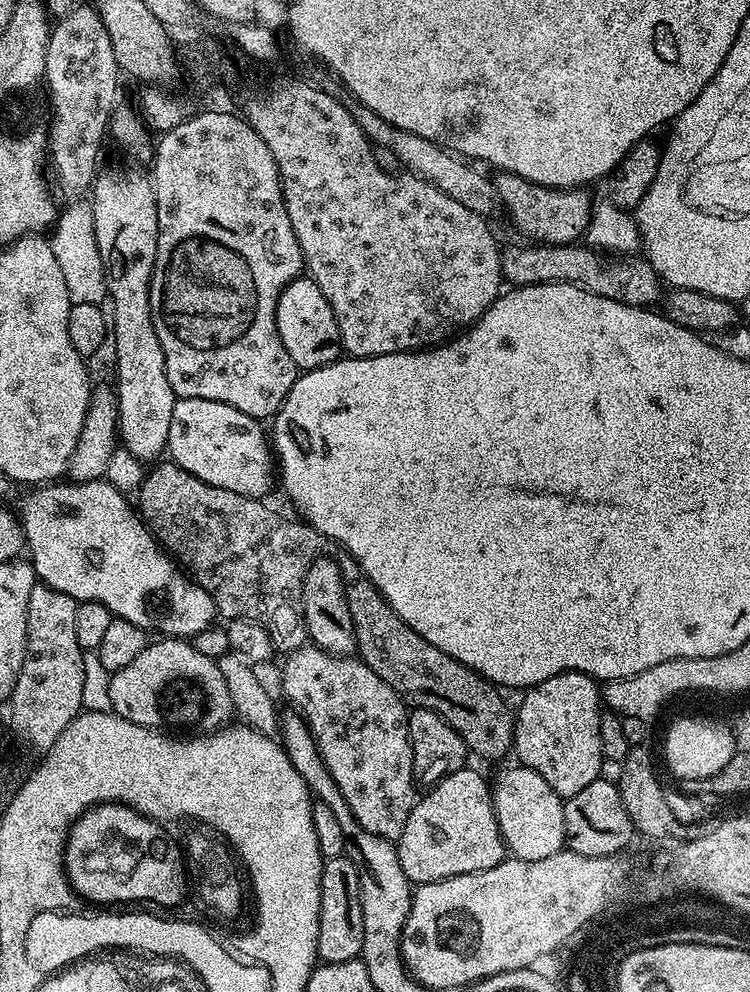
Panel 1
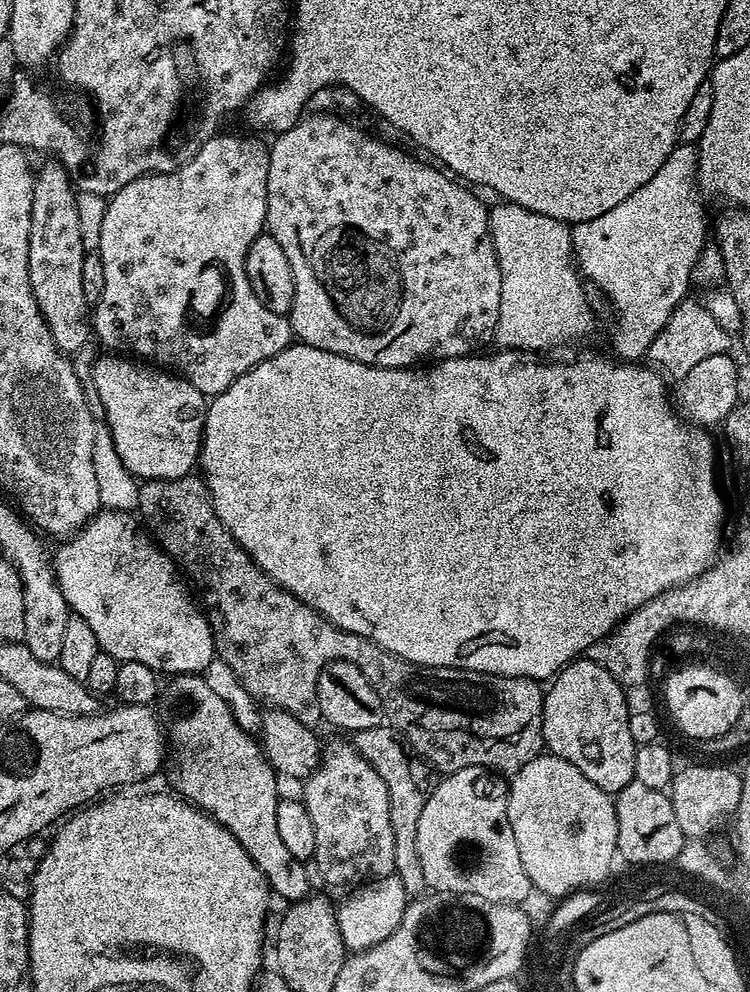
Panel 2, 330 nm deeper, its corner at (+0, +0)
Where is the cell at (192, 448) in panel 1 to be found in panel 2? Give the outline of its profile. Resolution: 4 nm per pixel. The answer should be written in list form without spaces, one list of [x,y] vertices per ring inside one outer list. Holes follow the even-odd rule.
[[[120,354],[104,355],[108,356],[102,357],[92,368],[92,380],[96,383],[96,396],[104,407],[104,416],[108,419],[106,427],[126,470],[130,470],[130,474],[140,482],[177,480],[189,475],[197,467],[200,458],[204,416],[208,413],[206,398],[179,374],[161,370],[136,358],[125,358]]]

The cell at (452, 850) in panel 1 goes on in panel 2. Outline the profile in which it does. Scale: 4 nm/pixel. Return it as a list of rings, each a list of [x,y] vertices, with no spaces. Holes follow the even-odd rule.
[[[470,766],[457,772],[447,773],[444,781],[433,787],[426,807],[422,809],[422,818],[418,818],[418,858],[422,858],[422,874],[426,874],[428,888],[437,893],[452,892],[456,896],[477,896],[483,900],[489,900],[492,904],[523,905],[528,895],[533,895],[534,889],[526,869],[522,866],[522,857],[518,855],[518,842],[514,842],[514,830],[510,830],[510,818],[508,817],[508,786],[509,781],[503,775],[497,774],[490,768]]]

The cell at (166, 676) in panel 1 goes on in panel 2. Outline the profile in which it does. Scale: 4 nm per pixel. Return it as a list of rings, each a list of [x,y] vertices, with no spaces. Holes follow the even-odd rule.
[[[176,674],[172,680],[163,685],[162,704],[168,707],[168,724],[166,720],[166,772],[172,783],[171,791],[179,794],[189,804],[196,805],[201,812],[207,812],[213,820],[217,820],[250,854],[250,858],[262,870],[269,889],[276,892],[284,902],[295,902],[309,895],[308,872],[305,861],[294,858],[290,850],[282,843],[278,834],[278,802],[282,795],[278,792],[276,778],[278,773],[264,755],[263,747],[257,737],[252,736],[236,721],[232,708],[204,681],[200,674]]]

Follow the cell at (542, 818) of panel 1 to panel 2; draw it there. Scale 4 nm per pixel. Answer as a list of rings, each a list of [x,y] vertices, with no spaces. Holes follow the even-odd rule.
[[[541,754],[526,762],[514,773],[508,786],[508,817],[522,866],[537,893],[563,898],[577,889],[603,885],[601,877],[607,871],[612,845],[618,842],[616,802],[606,790],[594,786],[578,766],[570,766],[566,758],[551,754]]]

